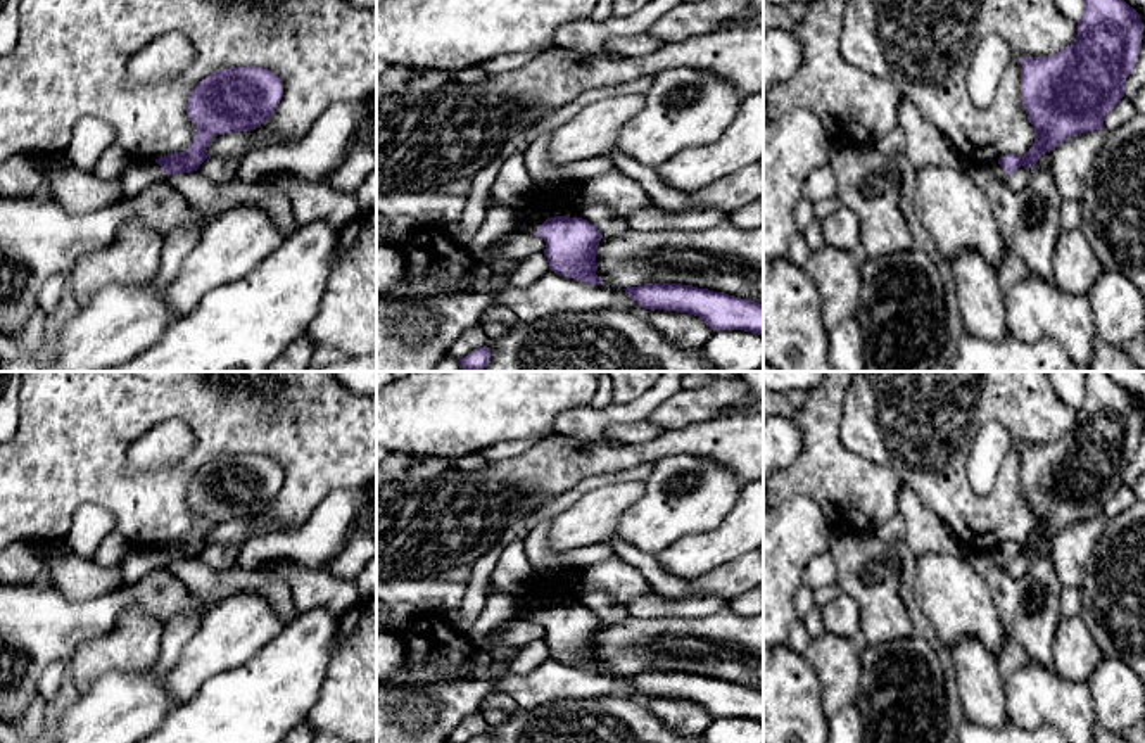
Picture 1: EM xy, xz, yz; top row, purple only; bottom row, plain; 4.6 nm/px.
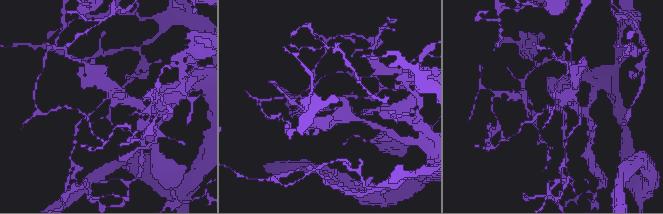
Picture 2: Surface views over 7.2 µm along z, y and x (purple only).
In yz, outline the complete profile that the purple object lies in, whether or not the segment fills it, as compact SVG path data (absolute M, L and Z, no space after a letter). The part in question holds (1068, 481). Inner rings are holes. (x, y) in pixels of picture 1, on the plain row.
M1086 372L1074 429L1055 442L1019 446L1021 487L1034 515L1034 530L1024 543L1005 541L993 551L1002 568L1021 553L1036 556L1038 546L1064 527L1104 517L1105 503L1124 484L1124 468L1136 453L1143 415L1138 399L1107 372Z

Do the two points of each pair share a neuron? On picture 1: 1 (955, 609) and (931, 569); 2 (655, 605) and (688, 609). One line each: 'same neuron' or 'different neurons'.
1: same neuron
2: same neuron

